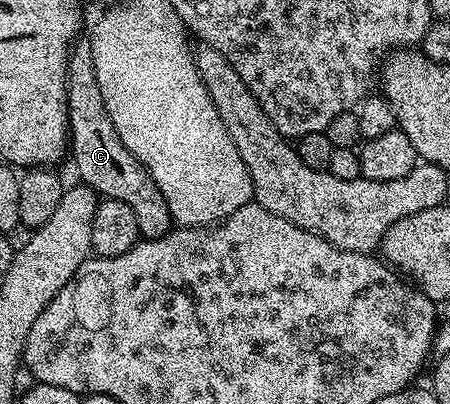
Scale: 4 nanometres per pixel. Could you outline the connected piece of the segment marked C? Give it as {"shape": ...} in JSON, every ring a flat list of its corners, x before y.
{"shape":[[78,38,69,50,65,89,69,151,71,159,73,155,73,167,81,178,78,180,92,191,100,192,104,198,131,205,131,213,135,213,135,221,141,230,141,239,162,239,175,227,171,209,167,209,167,201,163,193,159,193,159,185,155,185,149,170,130,153,123,141,119,141,119,133,115,133,115,125,111,125,107,105,103,105,103,93,99,93,93,44,88,38]]}

